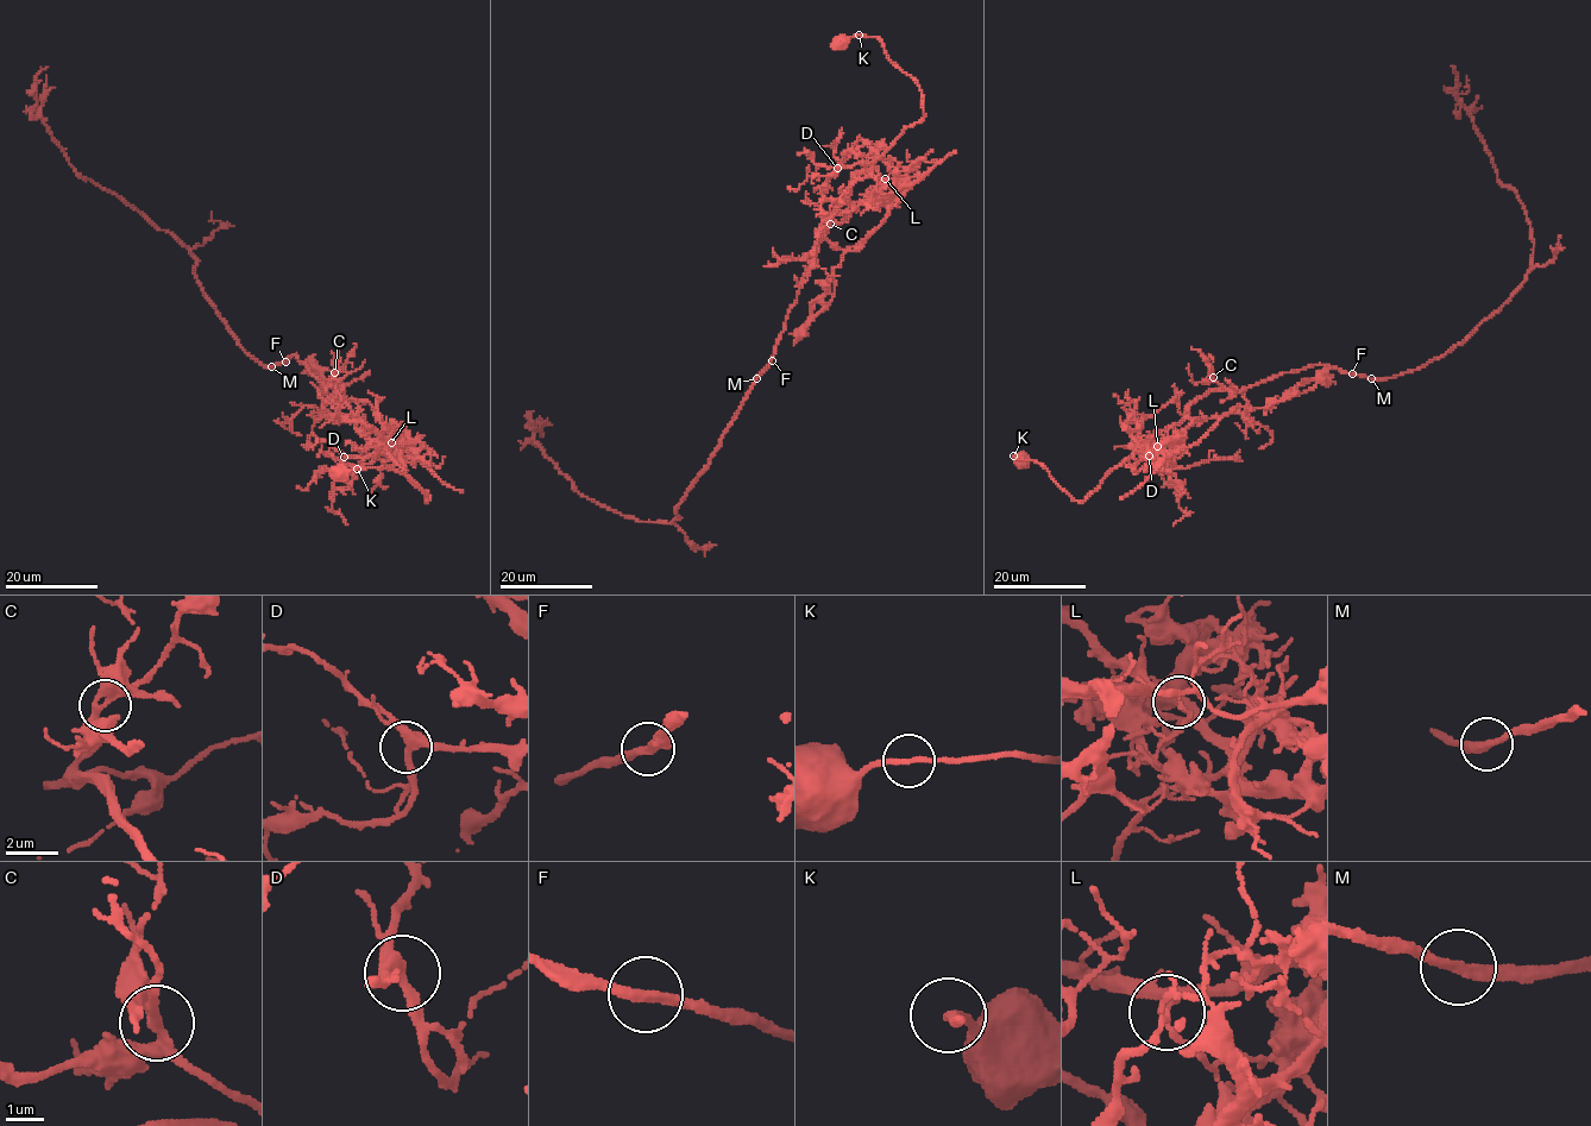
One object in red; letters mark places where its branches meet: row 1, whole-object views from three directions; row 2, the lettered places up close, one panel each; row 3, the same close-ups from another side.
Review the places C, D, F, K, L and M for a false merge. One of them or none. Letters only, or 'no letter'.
L

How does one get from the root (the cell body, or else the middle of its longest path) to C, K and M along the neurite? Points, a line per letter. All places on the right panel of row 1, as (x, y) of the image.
C: (1352, 375), (1328, 366), (1310, 365), (1238, 391), (1231, 391), (1213, 377)
K: (1352, 375), (1310, 365), (1244, 390), (1206, 392), (1178, 422), (1139, 441), (1082, 501), (1041, 464), (1013, 455)
M: (1352, 375), (1371, 379)

